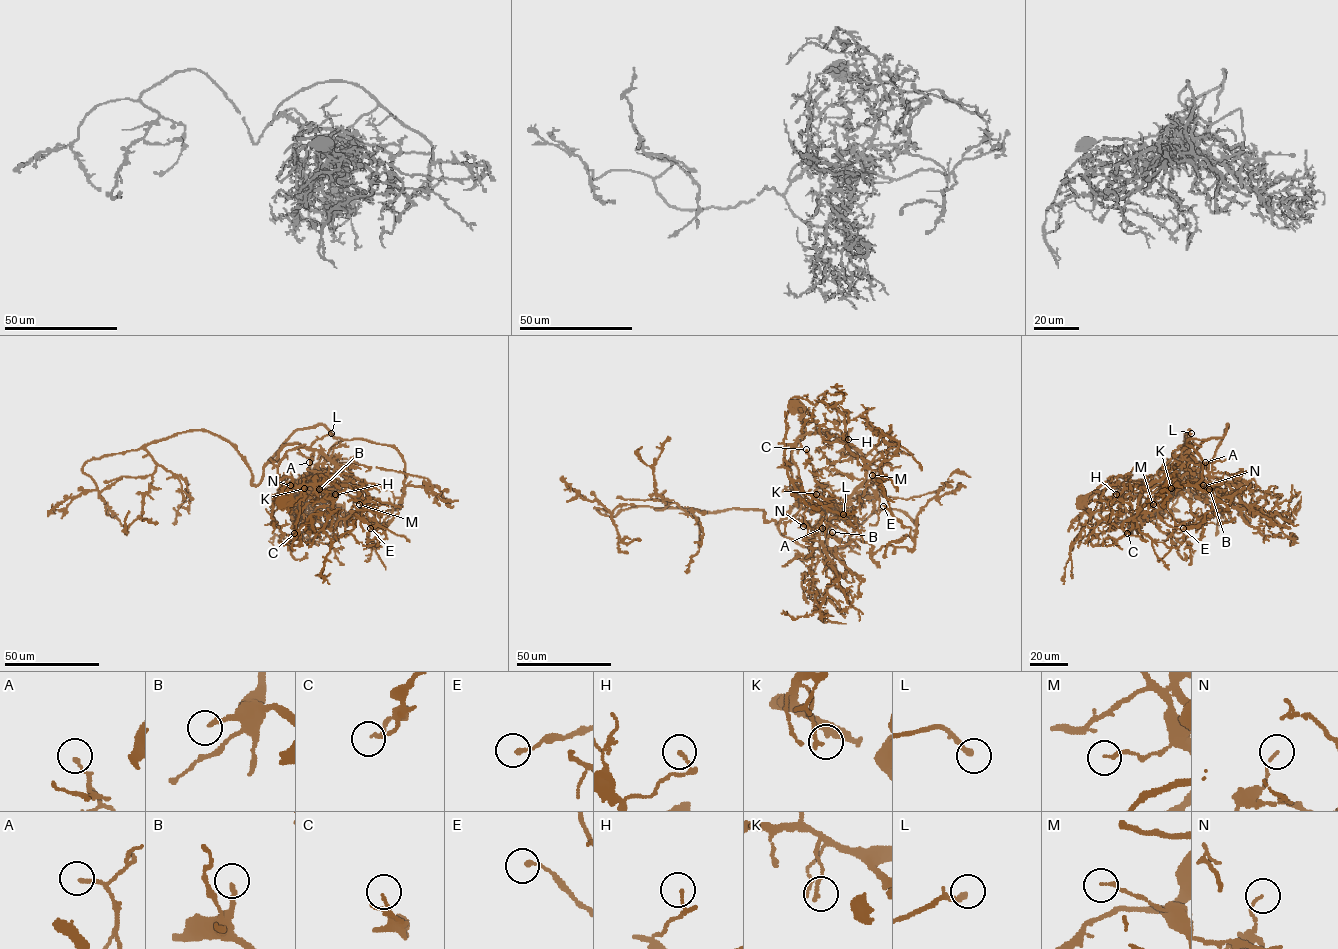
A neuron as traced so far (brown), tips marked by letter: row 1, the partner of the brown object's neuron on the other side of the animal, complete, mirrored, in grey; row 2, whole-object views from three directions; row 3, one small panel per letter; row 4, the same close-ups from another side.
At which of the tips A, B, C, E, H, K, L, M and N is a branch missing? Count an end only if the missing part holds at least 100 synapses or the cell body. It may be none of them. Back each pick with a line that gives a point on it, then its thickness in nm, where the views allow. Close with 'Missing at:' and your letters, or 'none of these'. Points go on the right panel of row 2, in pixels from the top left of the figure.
Missing at: none of these

